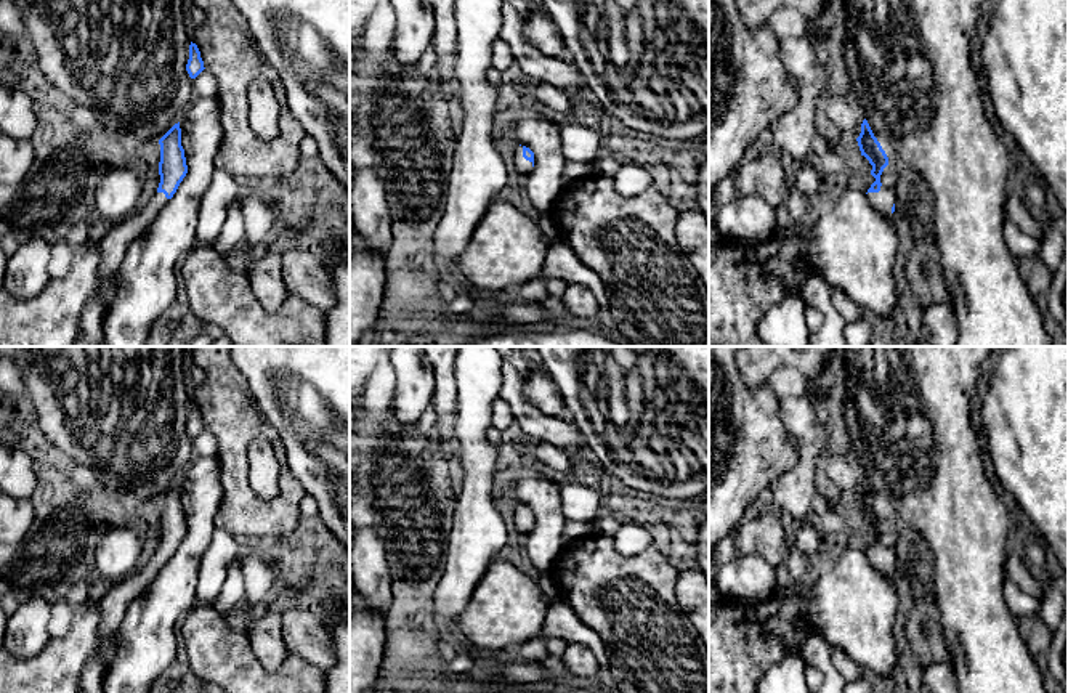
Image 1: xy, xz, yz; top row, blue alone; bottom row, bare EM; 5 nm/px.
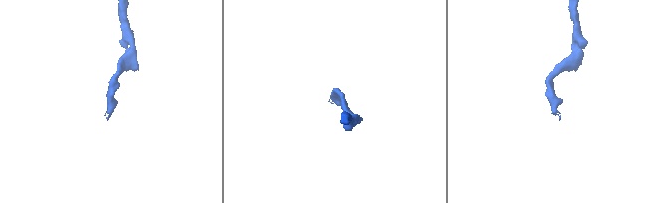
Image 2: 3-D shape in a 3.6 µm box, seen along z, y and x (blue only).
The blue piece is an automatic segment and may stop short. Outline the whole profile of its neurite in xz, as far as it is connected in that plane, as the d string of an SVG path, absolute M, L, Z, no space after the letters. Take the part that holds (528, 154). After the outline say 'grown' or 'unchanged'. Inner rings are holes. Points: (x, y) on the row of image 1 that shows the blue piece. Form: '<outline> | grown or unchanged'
M518 146L513 160L515 160L513 170L528 175L534 167L534 152L526 146Z | grown

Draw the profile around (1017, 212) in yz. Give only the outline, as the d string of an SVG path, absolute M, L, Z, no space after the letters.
M1013 188L1007 189L1007 218L1012 220L1025 234L1038 239L1039 242L1046 233L1046 223L1036 220L1023 204L1023 197Z

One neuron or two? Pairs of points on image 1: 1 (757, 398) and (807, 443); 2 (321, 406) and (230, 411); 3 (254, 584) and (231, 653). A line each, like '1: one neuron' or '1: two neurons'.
1: two neurons
2: two neurons
3: two neurons

